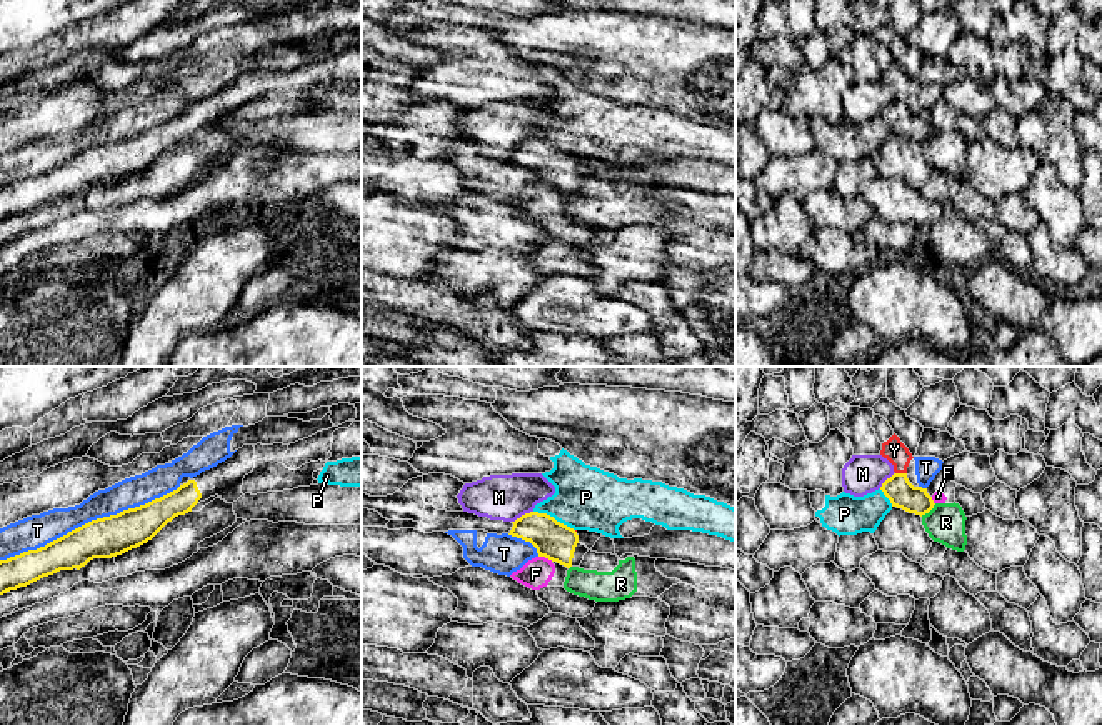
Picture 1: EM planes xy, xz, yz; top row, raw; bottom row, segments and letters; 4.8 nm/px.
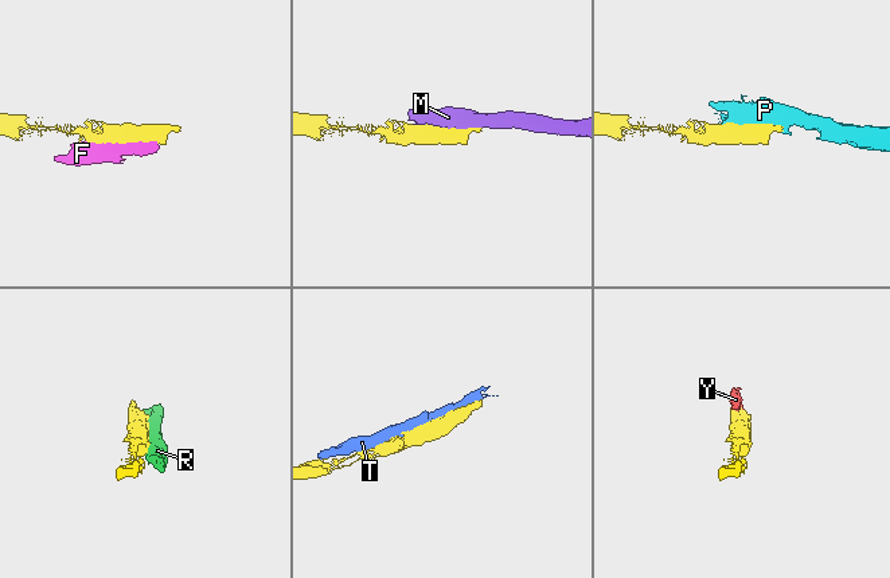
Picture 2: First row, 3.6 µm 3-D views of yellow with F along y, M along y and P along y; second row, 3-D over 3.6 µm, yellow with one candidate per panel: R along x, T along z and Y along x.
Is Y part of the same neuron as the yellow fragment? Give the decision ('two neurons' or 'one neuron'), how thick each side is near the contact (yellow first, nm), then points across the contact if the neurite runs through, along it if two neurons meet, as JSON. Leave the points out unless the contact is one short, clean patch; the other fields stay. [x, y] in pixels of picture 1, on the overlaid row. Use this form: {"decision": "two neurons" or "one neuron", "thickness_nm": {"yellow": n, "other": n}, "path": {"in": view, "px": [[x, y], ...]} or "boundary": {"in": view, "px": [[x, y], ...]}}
{"decision": "two neurons", "thickness_nm": {"yellow": 140, "other": 110}, "boundary": {"in": "yz", "px": [[896, 472], [906, 474]]}}

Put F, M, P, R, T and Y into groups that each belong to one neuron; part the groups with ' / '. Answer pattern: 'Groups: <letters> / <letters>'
Groups: F / M / P / R Y / T

